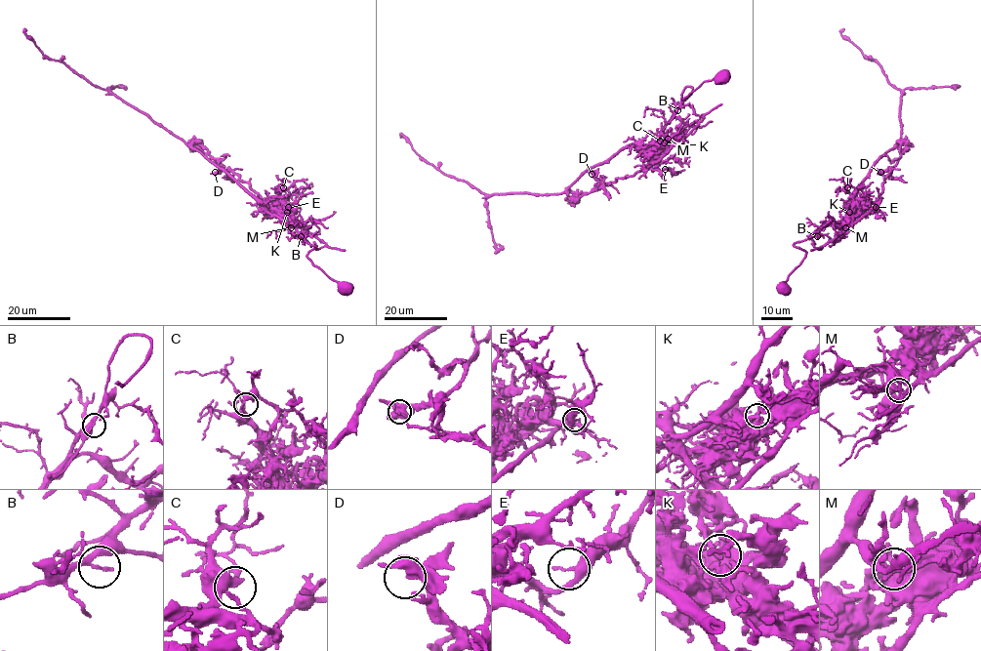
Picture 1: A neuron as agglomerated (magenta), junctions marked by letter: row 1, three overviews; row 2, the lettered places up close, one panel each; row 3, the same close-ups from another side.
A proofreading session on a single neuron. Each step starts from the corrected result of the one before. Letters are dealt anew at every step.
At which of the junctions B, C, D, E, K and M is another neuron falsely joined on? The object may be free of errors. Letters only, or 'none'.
M

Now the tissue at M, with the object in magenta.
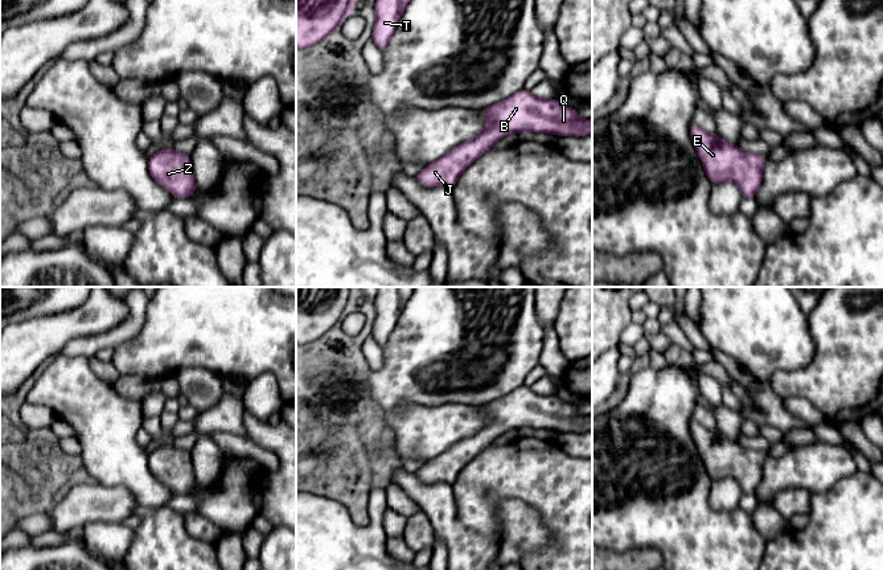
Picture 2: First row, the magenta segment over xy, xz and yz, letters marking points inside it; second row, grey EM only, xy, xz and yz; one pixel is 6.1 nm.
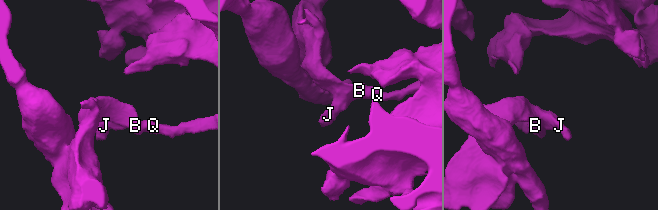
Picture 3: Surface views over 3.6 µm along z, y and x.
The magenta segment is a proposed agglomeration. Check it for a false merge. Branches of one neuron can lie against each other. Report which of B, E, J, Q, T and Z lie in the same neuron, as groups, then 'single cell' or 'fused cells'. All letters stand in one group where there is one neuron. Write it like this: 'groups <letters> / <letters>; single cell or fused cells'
groups B Q / E J T Z; fused cells

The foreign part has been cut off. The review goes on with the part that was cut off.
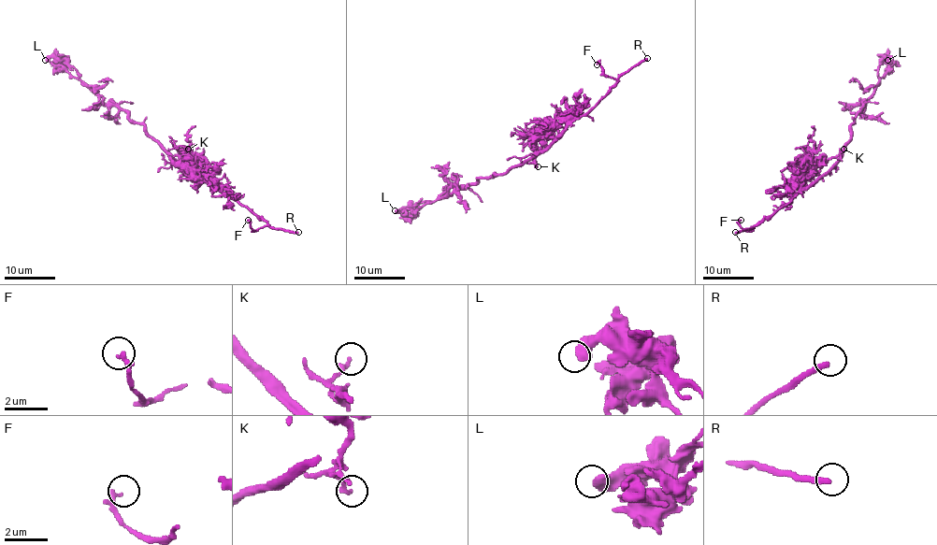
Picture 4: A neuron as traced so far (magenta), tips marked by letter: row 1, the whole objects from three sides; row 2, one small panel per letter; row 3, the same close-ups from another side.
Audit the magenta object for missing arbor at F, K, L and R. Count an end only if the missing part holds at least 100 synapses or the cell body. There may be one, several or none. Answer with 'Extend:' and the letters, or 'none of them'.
Extend: R

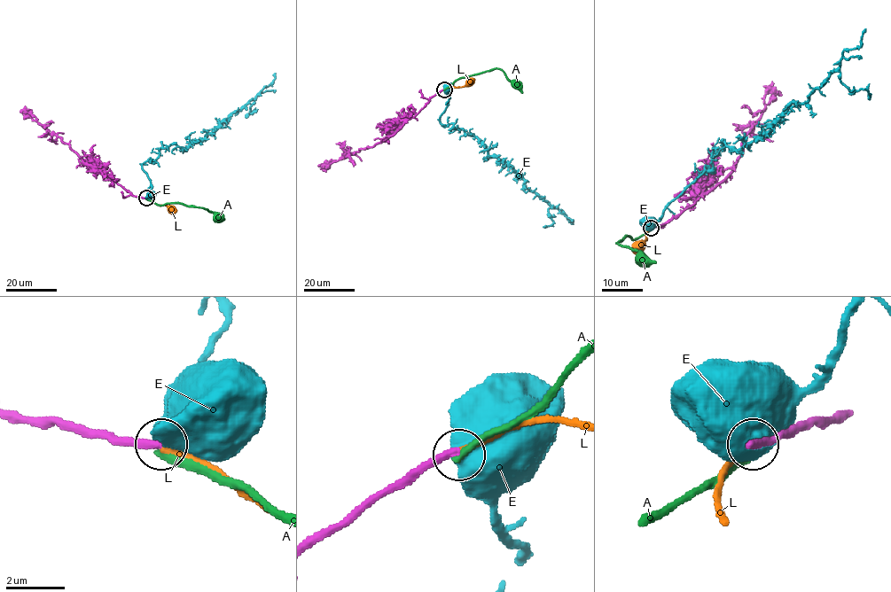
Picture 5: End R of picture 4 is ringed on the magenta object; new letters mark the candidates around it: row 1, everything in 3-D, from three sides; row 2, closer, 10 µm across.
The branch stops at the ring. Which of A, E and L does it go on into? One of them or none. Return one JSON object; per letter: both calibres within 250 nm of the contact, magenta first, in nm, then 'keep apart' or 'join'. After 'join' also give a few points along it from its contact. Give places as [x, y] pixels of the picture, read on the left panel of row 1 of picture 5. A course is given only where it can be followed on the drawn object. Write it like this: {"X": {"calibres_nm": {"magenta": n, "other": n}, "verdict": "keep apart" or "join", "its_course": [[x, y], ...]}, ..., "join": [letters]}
{"A": {"calibres_nm": {"magenta": 300, "other": 280}, "verdict": "keep apart"}, "E": {"calibres_nm": {"magenta": 300, "other": 750}, "verdict": "keep apart"}, "L": {"calibres_nm": {"magenta": 280, "other": 190}, "verdict": "keep apart"}, "join": []}

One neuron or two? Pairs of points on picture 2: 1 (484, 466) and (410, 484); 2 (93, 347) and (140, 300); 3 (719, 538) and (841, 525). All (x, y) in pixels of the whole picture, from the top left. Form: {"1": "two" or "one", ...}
{"1": "two", "2": "one", "3": "two"}

